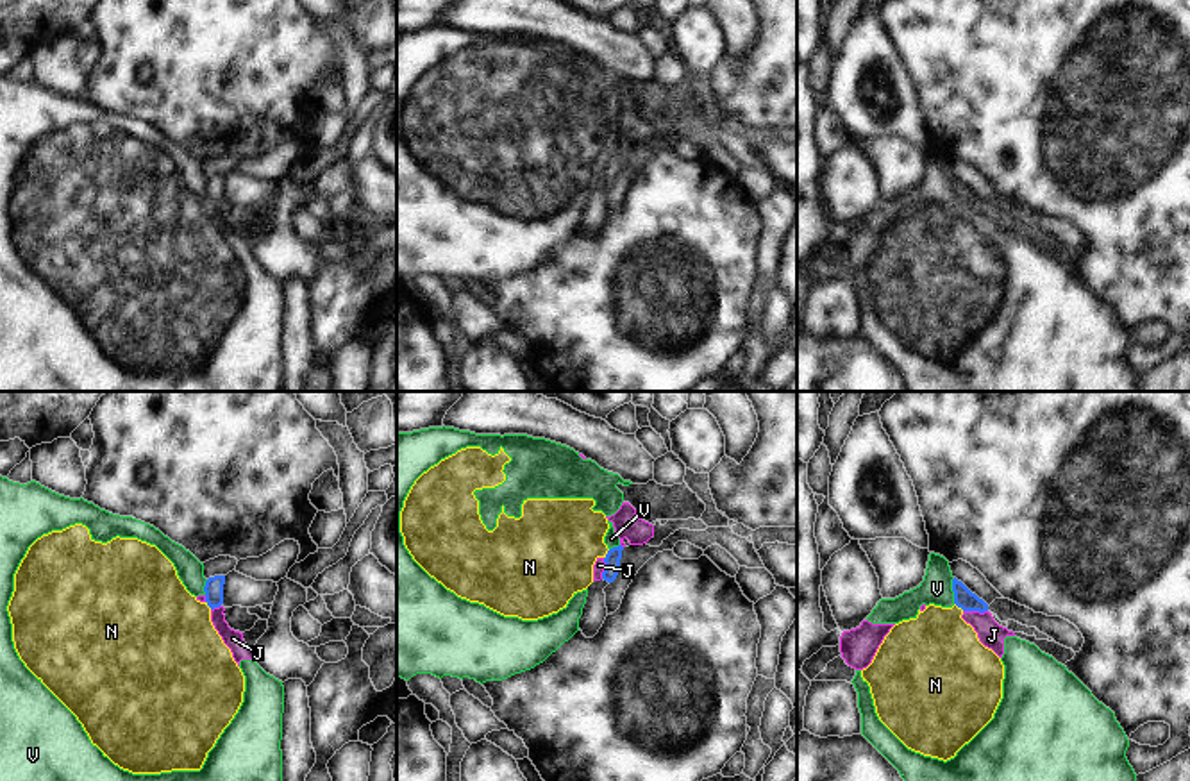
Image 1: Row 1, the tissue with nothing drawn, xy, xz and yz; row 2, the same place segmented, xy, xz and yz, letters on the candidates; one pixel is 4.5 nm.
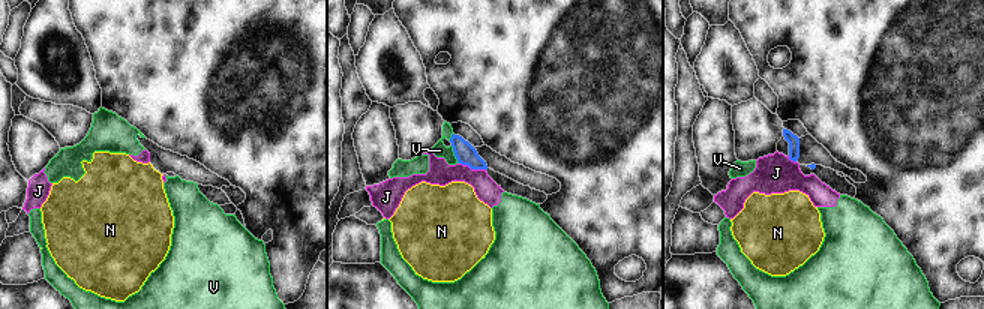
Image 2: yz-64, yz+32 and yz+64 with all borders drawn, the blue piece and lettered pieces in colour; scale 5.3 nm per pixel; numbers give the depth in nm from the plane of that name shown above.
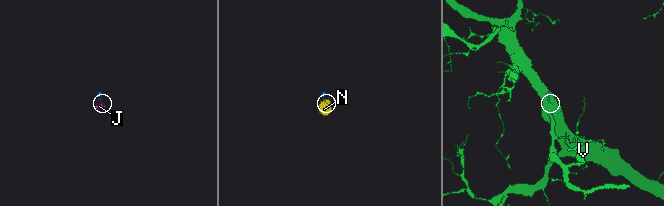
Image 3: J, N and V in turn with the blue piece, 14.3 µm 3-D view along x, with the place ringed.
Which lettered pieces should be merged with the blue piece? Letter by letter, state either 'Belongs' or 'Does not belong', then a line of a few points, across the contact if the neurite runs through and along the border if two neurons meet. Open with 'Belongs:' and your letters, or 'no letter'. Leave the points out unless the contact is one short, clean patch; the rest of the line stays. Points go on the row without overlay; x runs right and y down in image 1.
Belongs: no letter
J: Does not belong. Line: yz (963, 209), (987, 211)
N: Does not belong. Line: xz (610, 149), (604, 158)
V: Does not belong. Line: yz (955, 177), (953, 202)

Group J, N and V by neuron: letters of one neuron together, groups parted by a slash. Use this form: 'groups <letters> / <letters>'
groups J N V

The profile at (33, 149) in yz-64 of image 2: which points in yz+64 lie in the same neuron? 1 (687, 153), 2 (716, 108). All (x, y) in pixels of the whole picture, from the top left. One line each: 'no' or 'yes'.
1: no
2: yes

